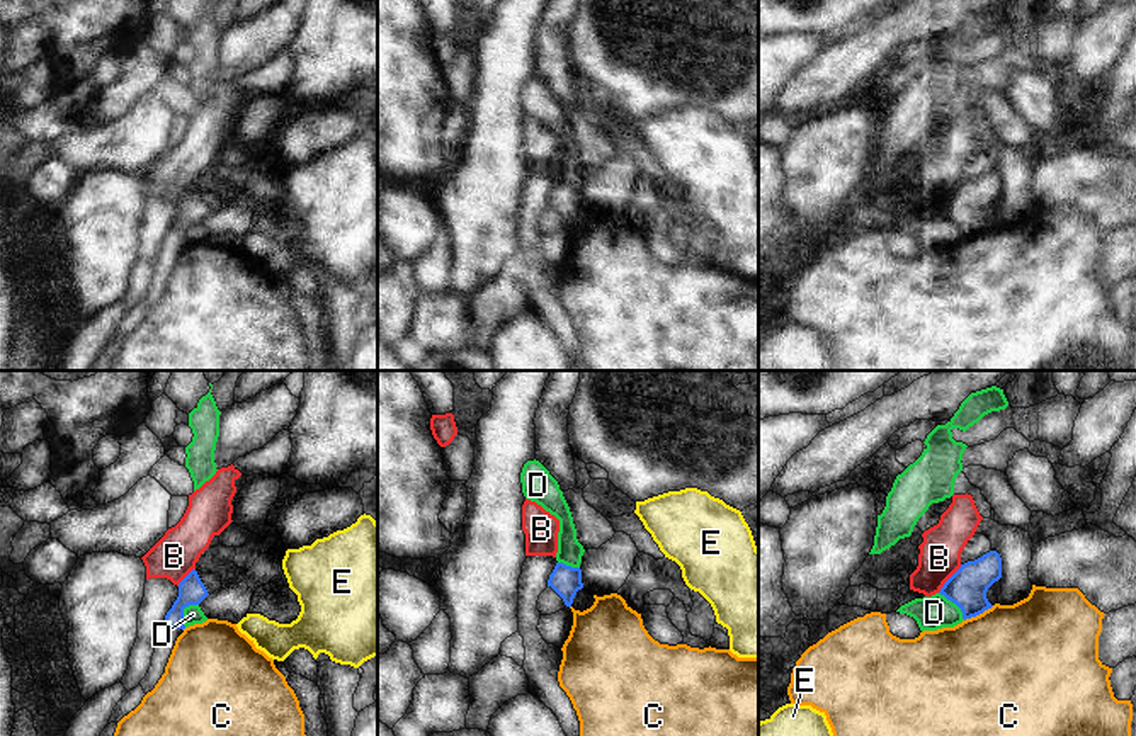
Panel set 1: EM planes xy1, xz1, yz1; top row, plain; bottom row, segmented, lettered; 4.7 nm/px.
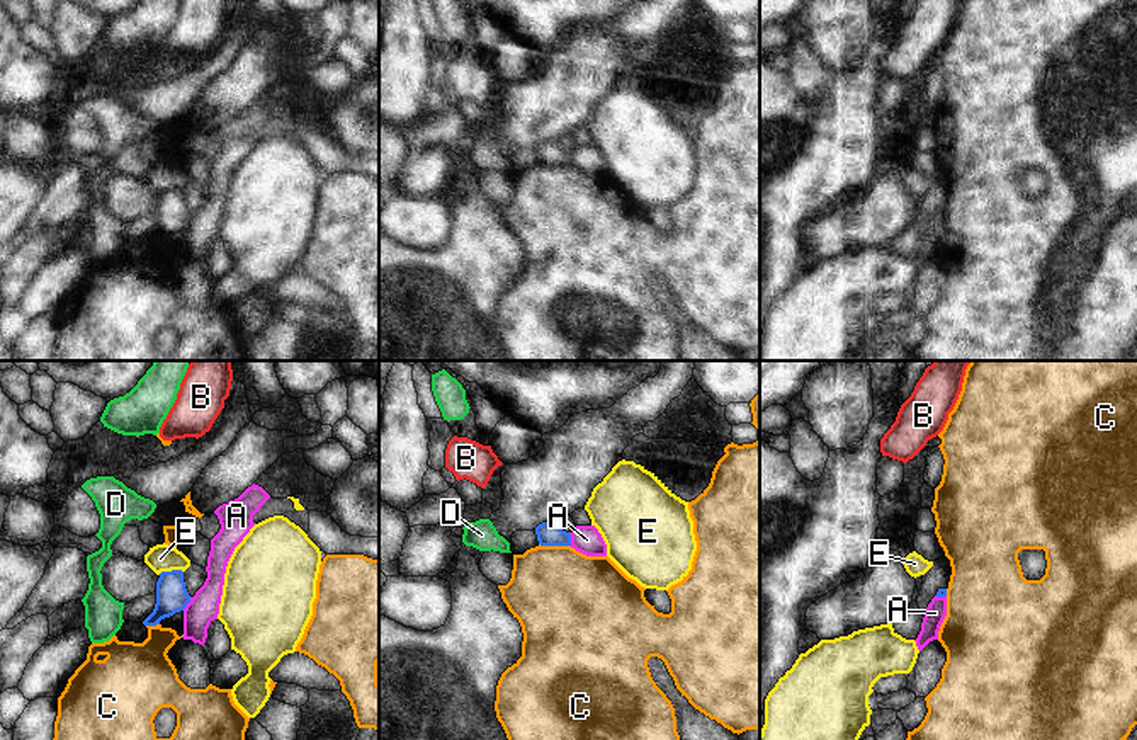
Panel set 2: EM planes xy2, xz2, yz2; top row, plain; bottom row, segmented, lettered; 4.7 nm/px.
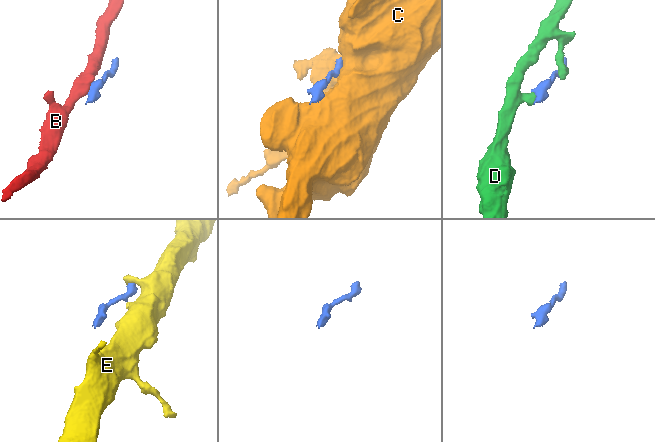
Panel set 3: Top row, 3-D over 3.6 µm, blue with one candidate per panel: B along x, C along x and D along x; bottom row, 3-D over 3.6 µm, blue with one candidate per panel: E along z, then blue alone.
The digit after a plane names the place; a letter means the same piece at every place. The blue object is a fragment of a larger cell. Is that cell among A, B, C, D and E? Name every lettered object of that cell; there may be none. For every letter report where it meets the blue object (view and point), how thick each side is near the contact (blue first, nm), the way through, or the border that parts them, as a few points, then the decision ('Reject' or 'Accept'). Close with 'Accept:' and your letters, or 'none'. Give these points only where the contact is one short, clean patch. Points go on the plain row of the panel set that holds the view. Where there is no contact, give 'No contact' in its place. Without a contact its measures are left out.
A: Touches blue at xy2 (187, 222). Thickness 150 nm (blue) against 140 nm. Boundary: xy2 (191, 216), (182, 228). Reject
B: Touches blue at yz1 (949, 198). Thickness 180 nm (blue) against 200 nm. Boundary: yz1 (961, 184), (937, 211). Reject
C: Touches blue at xz2 (554, 164). Thickness 120 nm (blue) against 460 nm. Reject
D: Touches blue at xy1 (182, 230). Thickness 130 nm (blue) against 90 nm. Boundary: xy1 (198, 223), (189, 223), (184, 228), (184, 245). Reject
E: Touches blue at xy2 (172, 189). Thickness 150 nm (blue) against 130 nm. Boundary: xy2 (182, 189), (162, 189), (158, 193). Reject
Accept: none.

